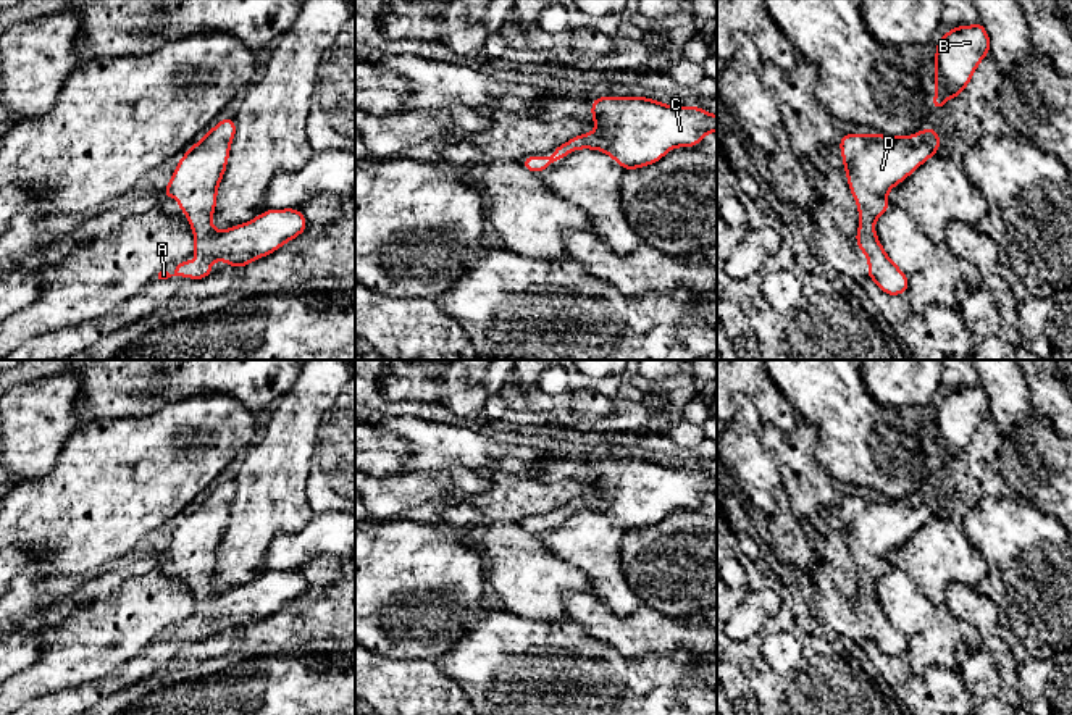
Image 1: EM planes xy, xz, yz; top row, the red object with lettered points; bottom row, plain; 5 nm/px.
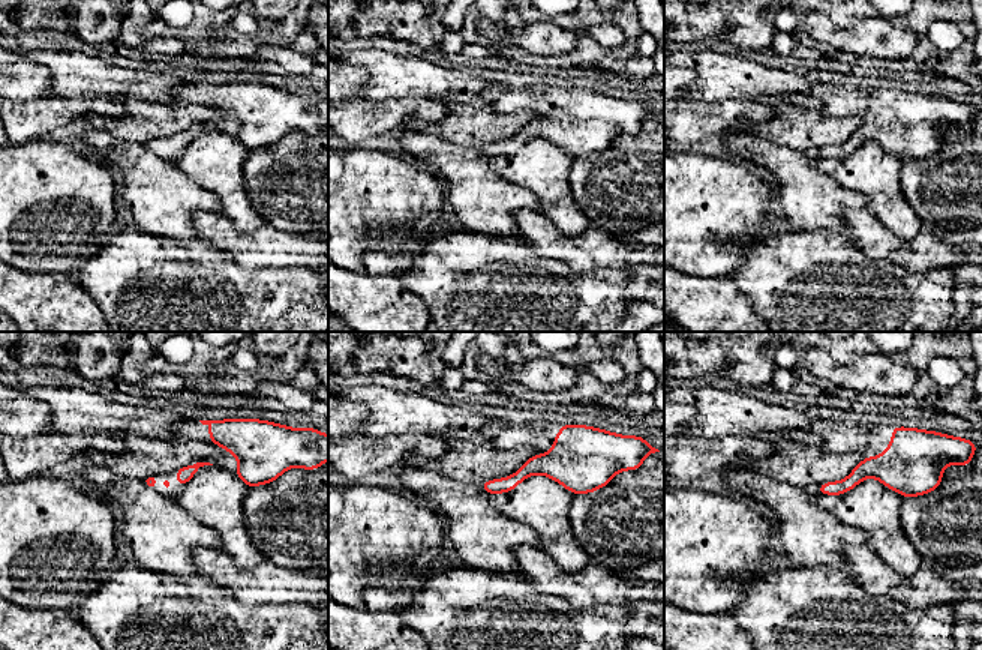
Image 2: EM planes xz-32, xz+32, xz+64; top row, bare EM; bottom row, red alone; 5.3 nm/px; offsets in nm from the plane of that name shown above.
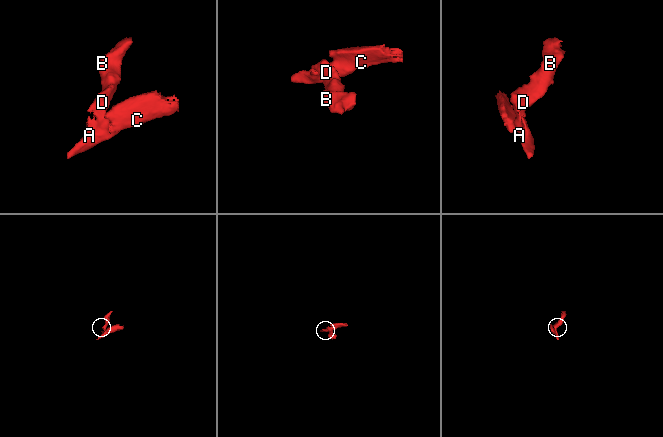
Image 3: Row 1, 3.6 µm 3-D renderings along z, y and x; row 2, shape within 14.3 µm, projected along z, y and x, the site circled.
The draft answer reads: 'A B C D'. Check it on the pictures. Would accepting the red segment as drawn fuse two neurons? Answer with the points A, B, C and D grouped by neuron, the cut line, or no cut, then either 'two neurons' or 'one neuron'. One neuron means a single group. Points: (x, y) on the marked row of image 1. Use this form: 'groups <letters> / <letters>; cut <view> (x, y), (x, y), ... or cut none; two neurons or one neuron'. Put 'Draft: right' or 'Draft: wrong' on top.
Draft: right
groups A B C D; cut none; one neuron

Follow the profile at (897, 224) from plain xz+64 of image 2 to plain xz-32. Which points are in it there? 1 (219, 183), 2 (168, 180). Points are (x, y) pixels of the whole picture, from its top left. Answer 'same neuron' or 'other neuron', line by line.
1: same neuron
2: other neuron

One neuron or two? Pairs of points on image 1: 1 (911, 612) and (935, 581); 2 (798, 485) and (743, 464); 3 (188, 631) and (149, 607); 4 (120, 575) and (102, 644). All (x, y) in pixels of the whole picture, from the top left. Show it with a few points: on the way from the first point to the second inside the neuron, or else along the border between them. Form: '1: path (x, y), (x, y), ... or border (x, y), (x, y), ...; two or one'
1: border (896, 568), (901, 568), (935, 604), (945, 606); two
2: border (762, 444), (775, 464), (782, 486); two
3: border (180, 622), (176, 625); two
4: border (150, 570), (128, 577), (108, 594), (83, 606); two

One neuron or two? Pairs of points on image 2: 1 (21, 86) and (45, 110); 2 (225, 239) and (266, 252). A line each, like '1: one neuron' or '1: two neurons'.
1: two neurons
2: one neuron

